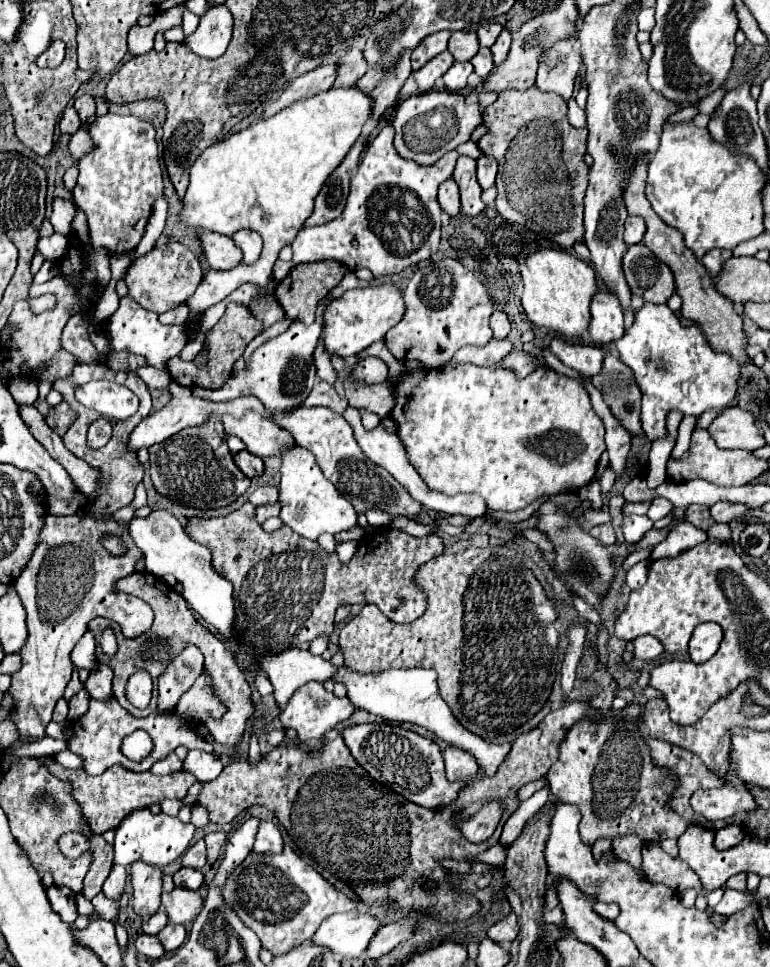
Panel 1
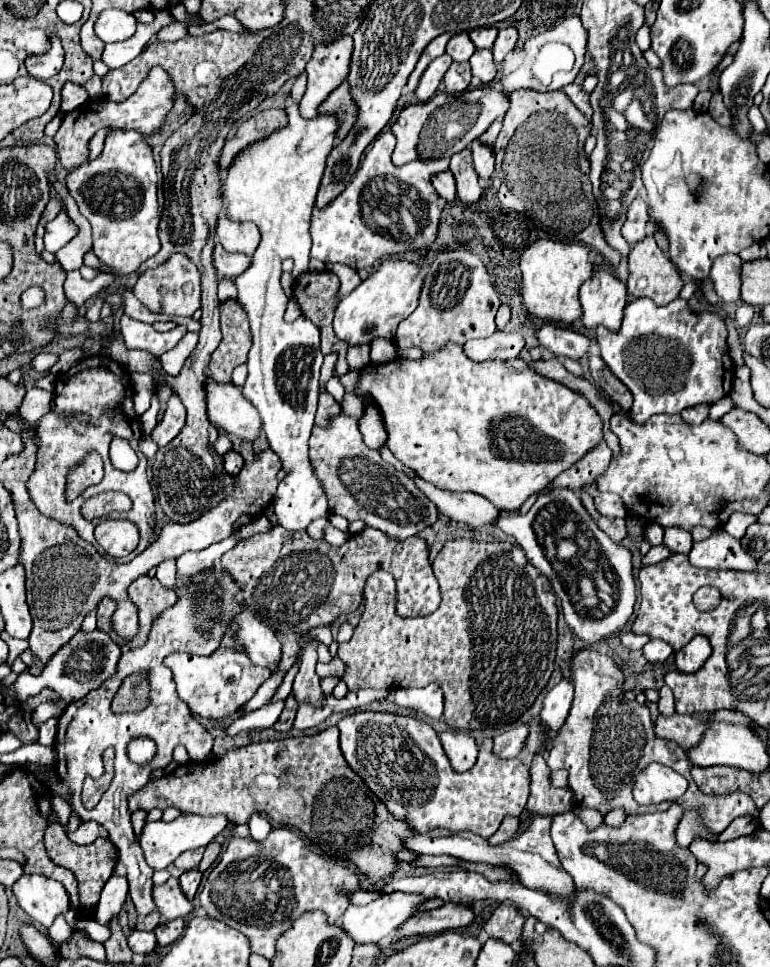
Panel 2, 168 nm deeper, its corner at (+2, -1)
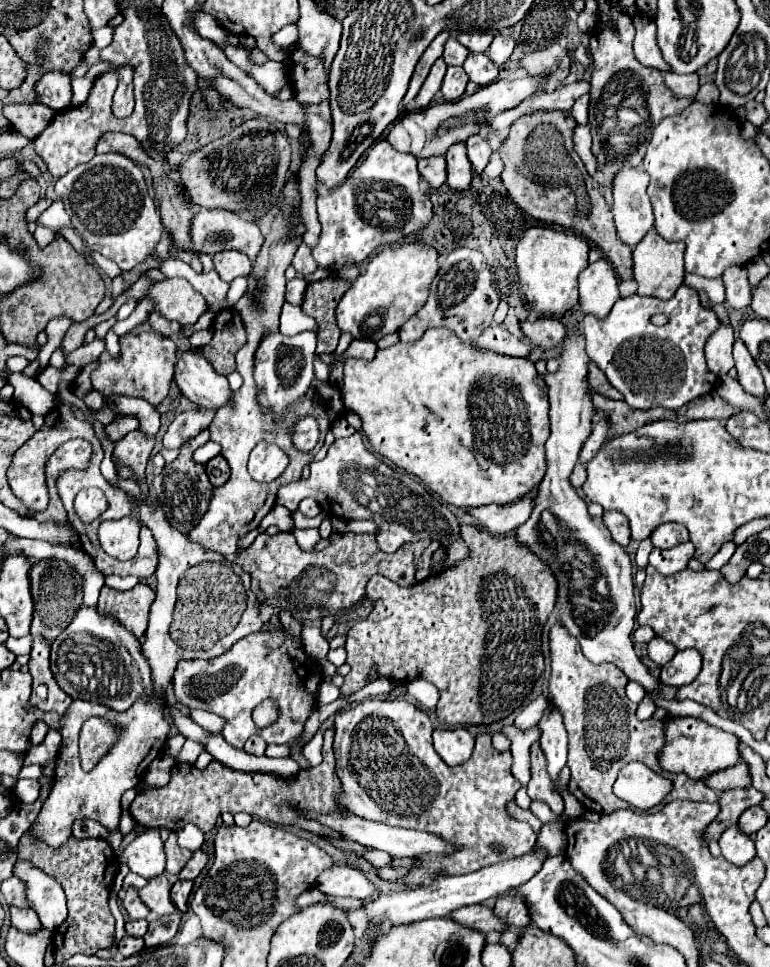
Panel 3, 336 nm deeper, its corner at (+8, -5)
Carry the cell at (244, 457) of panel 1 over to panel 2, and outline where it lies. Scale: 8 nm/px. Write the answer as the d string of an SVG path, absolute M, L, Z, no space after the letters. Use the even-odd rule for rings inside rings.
M230 450L230 452L226 452L224 456L222 456L222 460L224 460L224 470L230 474L230 476L236 476L238 474L238 470L242 468L242 456L238 454L238 452L234 452L234 450Z

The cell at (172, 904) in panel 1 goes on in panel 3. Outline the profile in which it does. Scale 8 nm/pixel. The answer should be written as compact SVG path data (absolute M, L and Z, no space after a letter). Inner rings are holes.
M162 874L148 880L148 884L142 890L138 890L138 894L144 900L144 904L158 916L168 916L176 912L176 906L170 900L170 882Z

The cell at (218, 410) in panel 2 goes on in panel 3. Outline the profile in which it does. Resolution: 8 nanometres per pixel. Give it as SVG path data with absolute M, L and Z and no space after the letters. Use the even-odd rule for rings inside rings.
M186 352L176 362L176 382L182 394L202 410L218 410L232 404L232 390L226 376L214 372L212 364L194 352Z

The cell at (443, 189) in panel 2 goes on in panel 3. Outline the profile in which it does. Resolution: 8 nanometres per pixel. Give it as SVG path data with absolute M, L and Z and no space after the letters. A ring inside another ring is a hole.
M444 156L418 160L418 172L430 184L430 188L438 190L446 182L446 160L444 160Z

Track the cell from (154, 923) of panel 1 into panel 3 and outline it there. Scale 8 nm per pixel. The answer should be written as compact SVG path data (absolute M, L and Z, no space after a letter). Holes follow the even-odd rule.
M130 920L126 922L128 936L144 936L148 932L148 920Z

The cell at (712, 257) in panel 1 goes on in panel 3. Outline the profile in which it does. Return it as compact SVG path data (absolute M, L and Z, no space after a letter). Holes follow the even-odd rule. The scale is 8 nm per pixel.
M730 266L724 270L722 282L726 288L726 304L730 308L746 308L750 304L750 284L744 266Z

